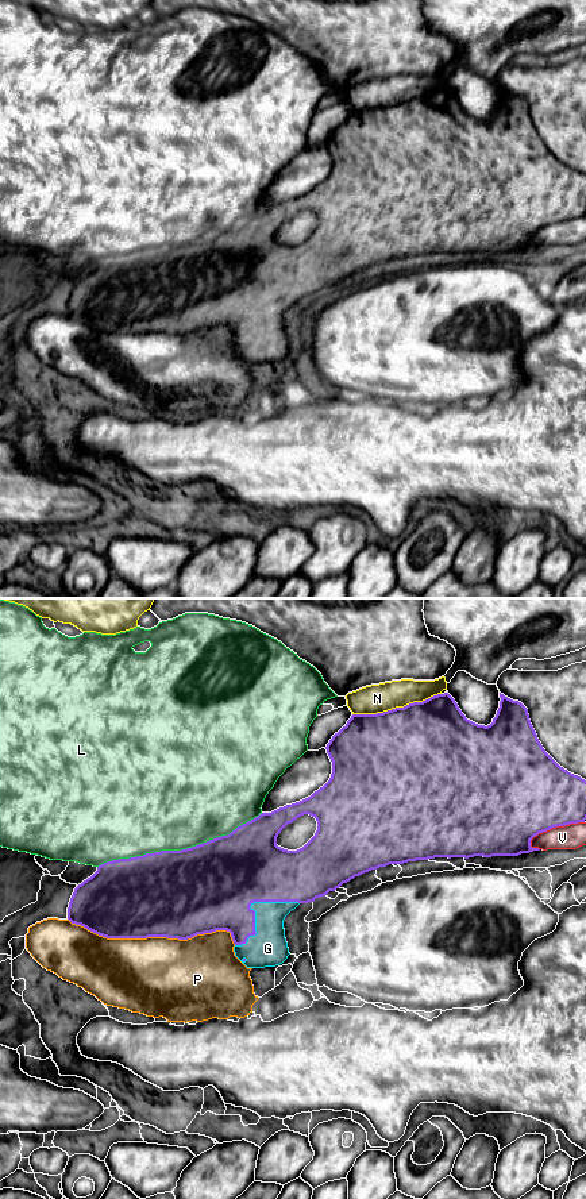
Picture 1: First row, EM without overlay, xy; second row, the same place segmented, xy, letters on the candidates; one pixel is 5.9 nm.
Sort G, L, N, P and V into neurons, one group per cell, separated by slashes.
G / L / N / P / V

